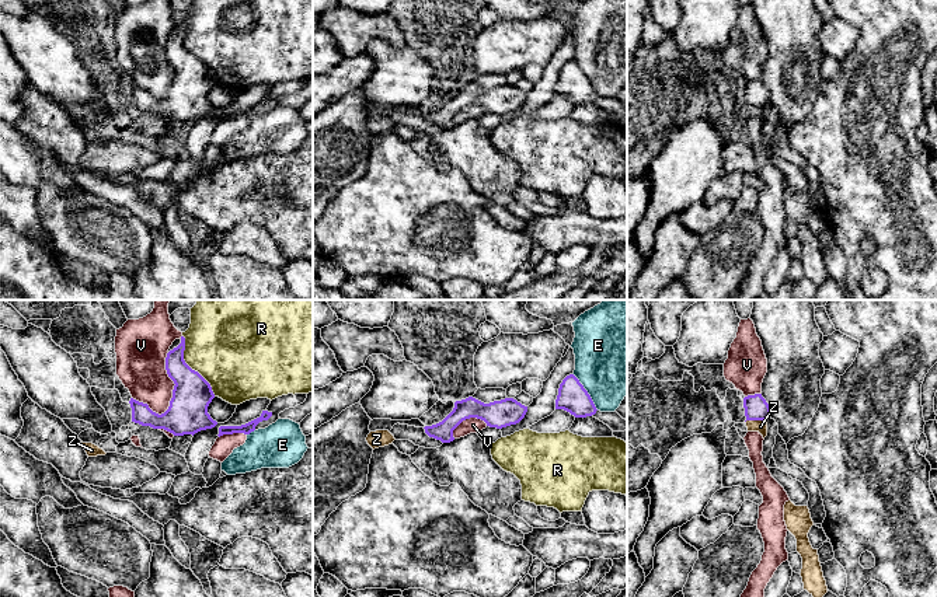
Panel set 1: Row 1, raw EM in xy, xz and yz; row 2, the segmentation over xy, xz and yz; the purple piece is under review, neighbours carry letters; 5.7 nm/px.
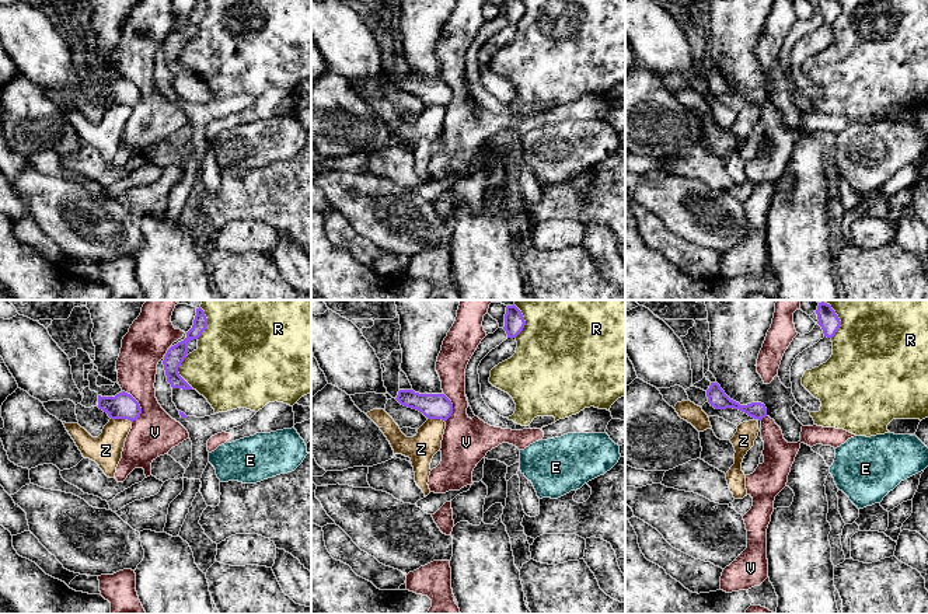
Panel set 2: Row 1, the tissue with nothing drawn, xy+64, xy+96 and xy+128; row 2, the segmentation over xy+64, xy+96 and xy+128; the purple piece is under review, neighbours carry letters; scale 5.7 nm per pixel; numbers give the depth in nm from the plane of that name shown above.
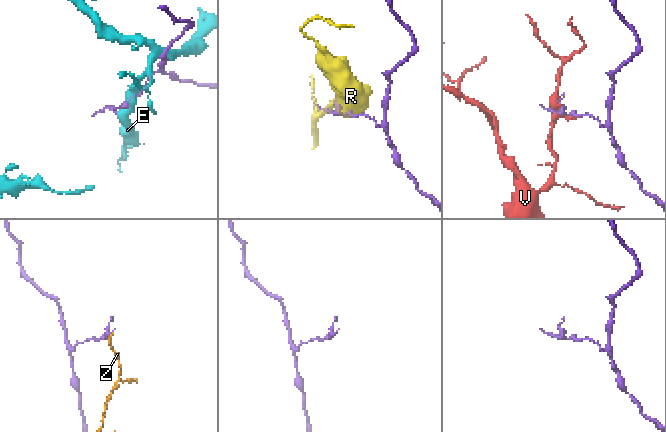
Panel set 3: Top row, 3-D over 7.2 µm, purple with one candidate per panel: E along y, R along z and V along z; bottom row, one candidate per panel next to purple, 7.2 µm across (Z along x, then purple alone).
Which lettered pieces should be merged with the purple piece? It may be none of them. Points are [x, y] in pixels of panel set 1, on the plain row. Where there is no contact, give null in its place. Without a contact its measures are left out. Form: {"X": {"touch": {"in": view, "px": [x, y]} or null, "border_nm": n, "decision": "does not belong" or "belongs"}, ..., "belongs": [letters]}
{"E": {"touch": {"in": "xz", "px": [587, 77]}, "border_nm": 260, "decision": "does not belong"}, "R": {"touch": {"in": "xy", "px": [188, 52]}, "border_nm": 400, "decision": "does not belong"}, "V": {"touch": {"in": "xy", "px": [174, 69]}, "border_nm": 380, "decision": "does not belong"}, "Z": {"touch": {"in": "yz", "px": [755, 105]}, "border_nm": 120, "decision": "does not belong"}, "belongs": []}

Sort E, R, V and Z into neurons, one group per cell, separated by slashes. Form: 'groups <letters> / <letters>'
groups E / R / V / Z

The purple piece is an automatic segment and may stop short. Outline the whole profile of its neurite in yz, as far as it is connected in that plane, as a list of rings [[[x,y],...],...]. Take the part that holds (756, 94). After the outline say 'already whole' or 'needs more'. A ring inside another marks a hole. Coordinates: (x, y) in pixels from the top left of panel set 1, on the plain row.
[[[762,80],[745,83],[743,94],[746,107],[766,107],[770,104],[770,92]]]; already whole

